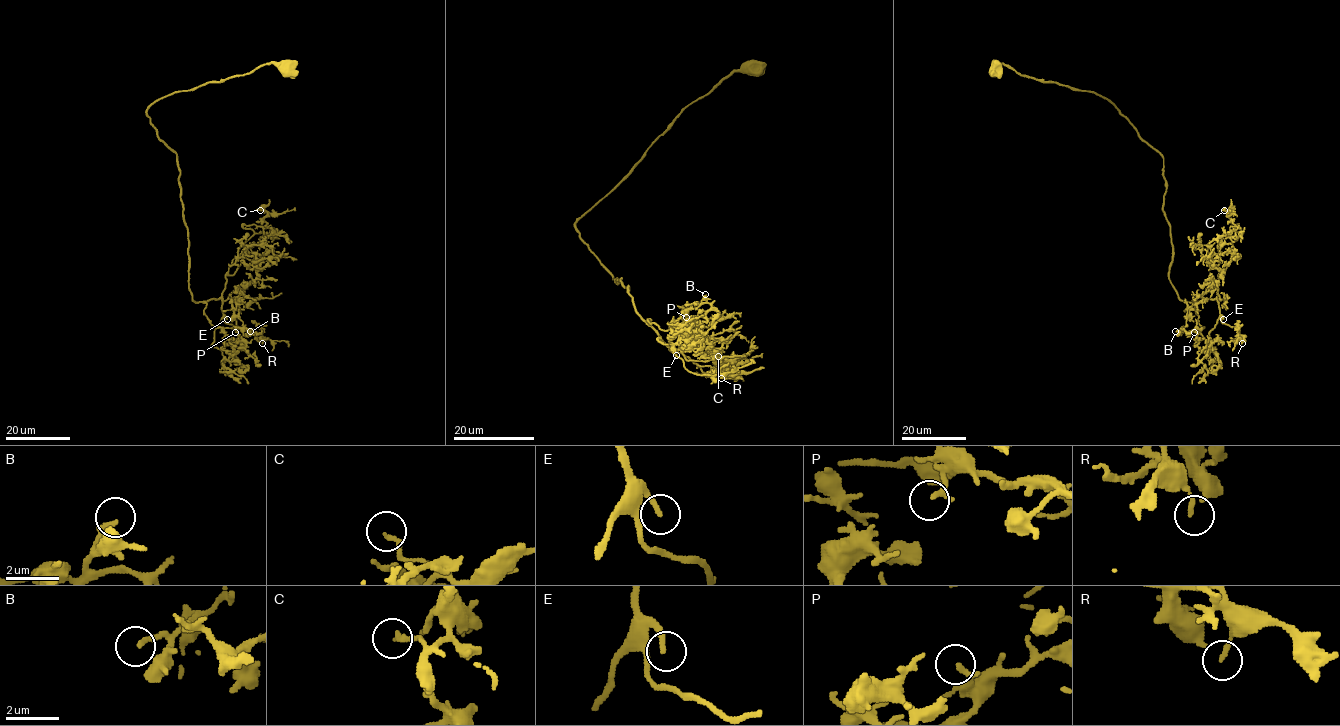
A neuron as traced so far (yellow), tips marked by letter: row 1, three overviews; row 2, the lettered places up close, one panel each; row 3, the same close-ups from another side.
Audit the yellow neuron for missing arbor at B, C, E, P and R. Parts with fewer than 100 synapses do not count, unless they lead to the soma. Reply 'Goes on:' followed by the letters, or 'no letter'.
Goes on: E

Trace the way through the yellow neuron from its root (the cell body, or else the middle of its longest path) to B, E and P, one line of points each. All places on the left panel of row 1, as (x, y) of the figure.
B: (287, 66), (266, 63), (174, 92), (146, 111), (176, 154), (191, 299), (206, 303), (215, 328), (250, 331)
E: (287, 66), (266, 63), (174, 92), (146, 111), (176, 154), (191, 299), (220, 299), (227, 319)
P: (287, 66), (266, 63), (174, 92), (146, 111), (176, 154), (191, 299), (206, 303), (215, 328), (235, 332)

